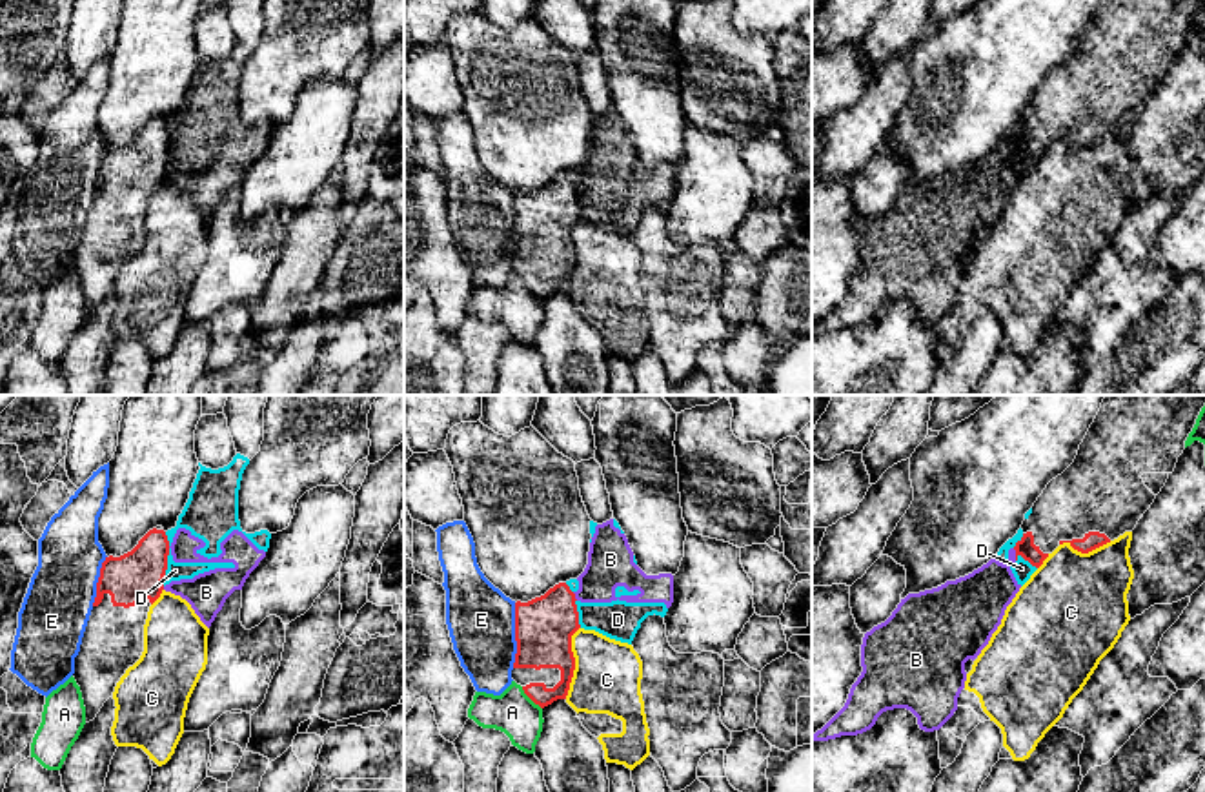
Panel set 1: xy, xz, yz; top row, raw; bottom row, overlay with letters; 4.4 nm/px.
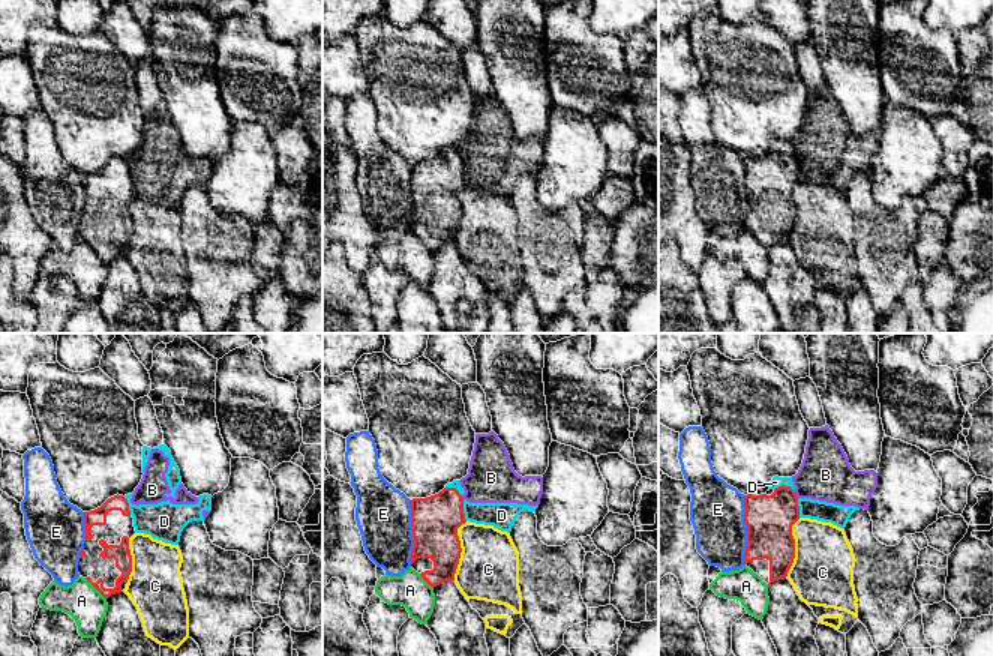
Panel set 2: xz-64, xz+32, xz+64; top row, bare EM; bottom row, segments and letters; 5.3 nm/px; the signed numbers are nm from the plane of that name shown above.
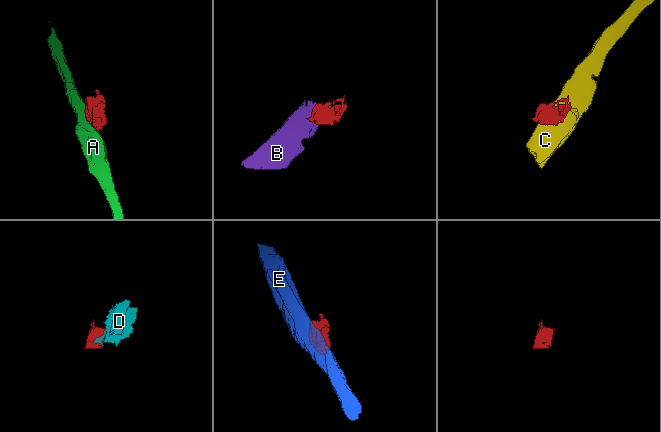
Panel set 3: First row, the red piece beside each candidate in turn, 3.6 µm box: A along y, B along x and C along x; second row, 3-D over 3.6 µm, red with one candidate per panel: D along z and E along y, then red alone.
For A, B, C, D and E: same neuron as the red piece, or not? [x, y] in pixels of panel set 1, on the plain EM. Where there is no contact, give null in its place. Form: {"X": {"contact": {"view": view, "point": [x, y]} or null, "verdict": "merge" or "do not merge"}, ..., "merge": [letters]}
{"A": {"contact": {"view": "xz", "point": [530, 290]}, "verdict": "do not merge"}, "B": {"contact": {"view": "yz", "point": [1016, 146]}, "verdict": "do not merge"}, "C": {"contact": {"view": "xz", "point": [574, 255]}, "verdict": "do not merge"}, "D": {"contact": {"view": "xy", "point": [166, 159]}, "verdict": "do not merge"}, "E": {"contact": {"view": "xz", "point": [516, 228]}, "verdict": "do not merge"}, "merge": []}

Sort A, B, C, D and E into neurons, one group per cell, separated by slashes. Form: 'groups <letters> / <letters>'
groups A / B D / C / E

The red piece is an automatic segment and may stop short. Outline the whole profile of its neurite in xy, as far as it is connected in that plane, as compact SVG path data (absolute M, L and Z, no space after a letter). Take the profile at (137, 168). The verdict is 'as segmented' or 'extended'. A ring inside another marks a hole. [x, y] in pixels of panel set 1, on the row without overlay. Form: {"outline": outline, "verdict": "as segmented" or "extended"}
{"outline": "M157 118L131 144L109 147L102 155L73 266L82 284L86 315L96 310L120 269L144 244L144 217L149 198L164 182L167 147L167 127Z", "verdict": "extended"}

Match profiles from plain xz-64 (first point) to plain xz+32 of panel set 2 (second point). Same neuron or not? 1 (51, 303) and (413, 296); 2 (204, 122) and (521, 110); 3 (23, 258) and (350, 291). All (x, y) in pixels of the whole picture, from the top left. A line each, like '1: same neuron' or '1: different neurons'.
1: different neurons
2: same neuron
3: different neurons

